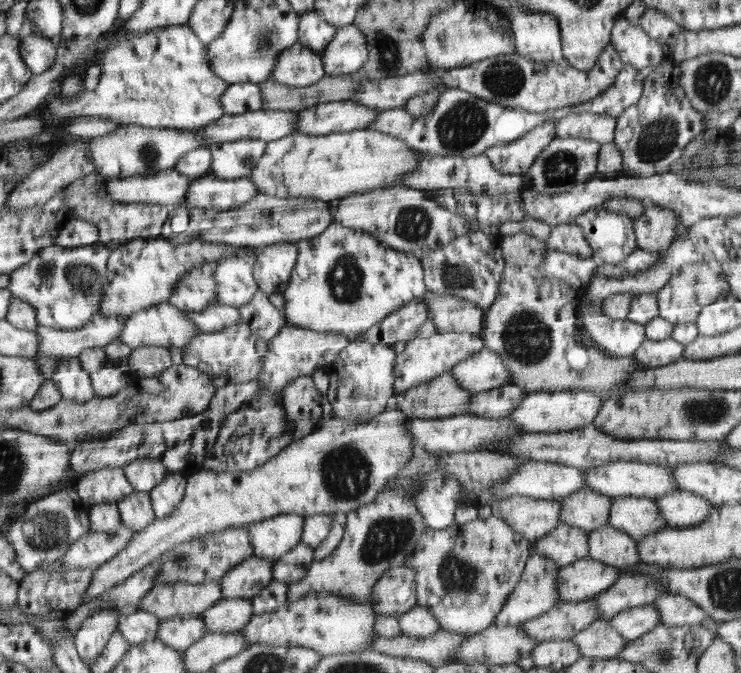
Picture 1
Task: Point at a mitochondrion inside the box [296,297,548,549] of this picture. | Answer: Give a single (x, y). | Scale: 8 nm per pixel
(346, 473)

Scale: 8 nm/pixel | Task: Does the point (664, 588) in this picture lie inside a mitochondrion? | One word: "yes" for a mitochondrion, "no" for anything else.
no

